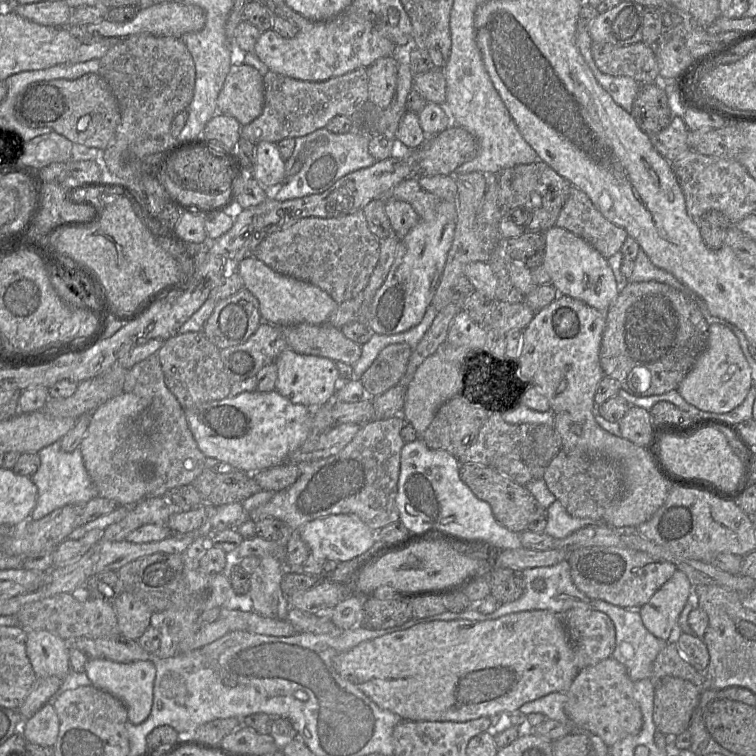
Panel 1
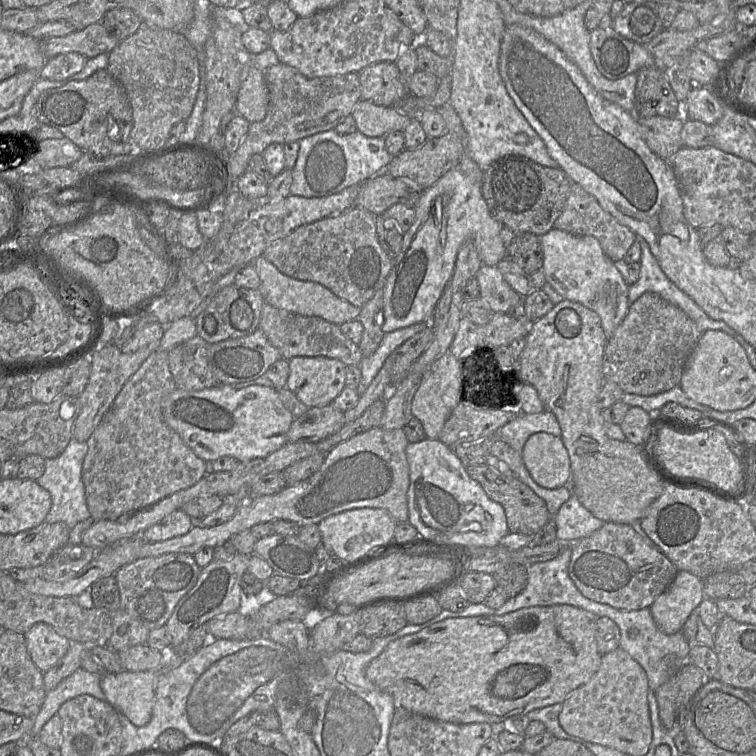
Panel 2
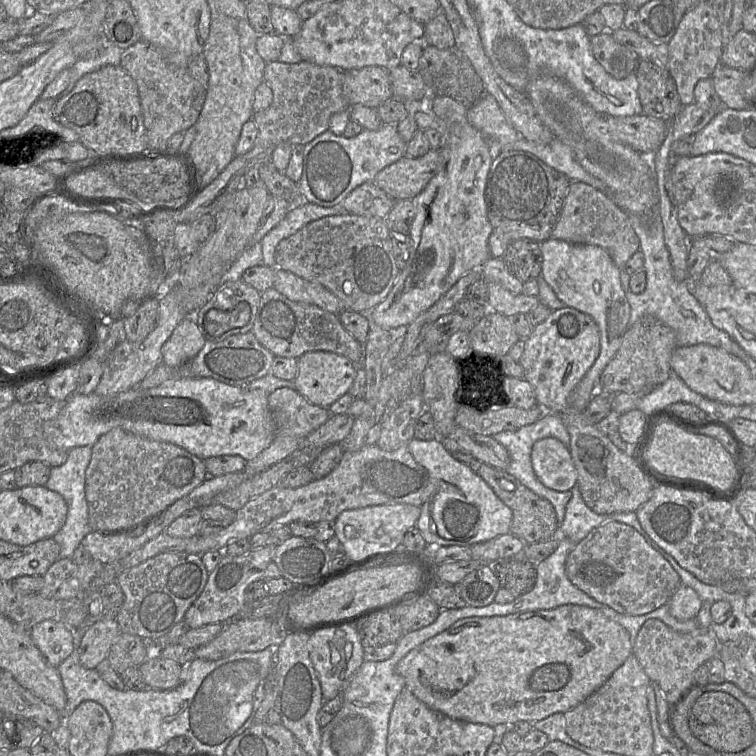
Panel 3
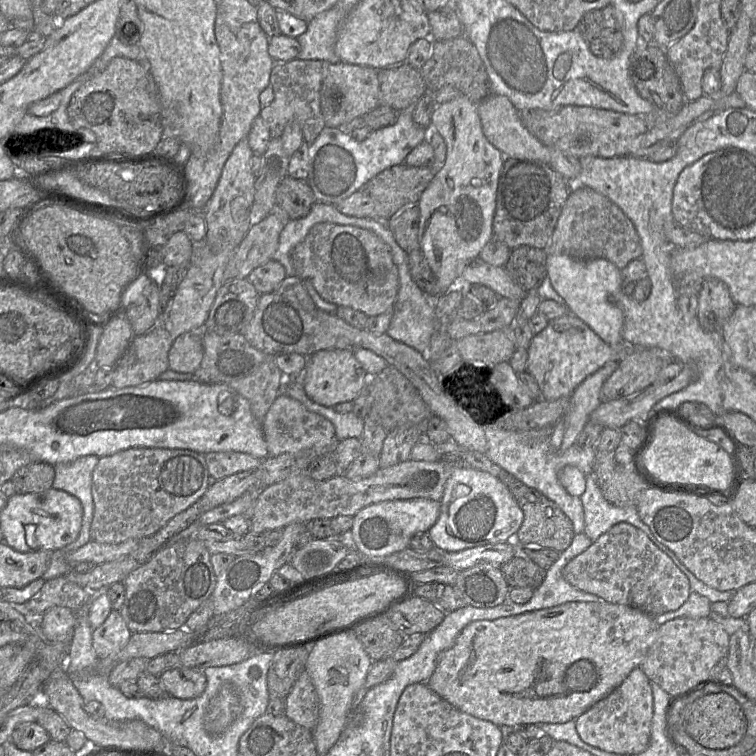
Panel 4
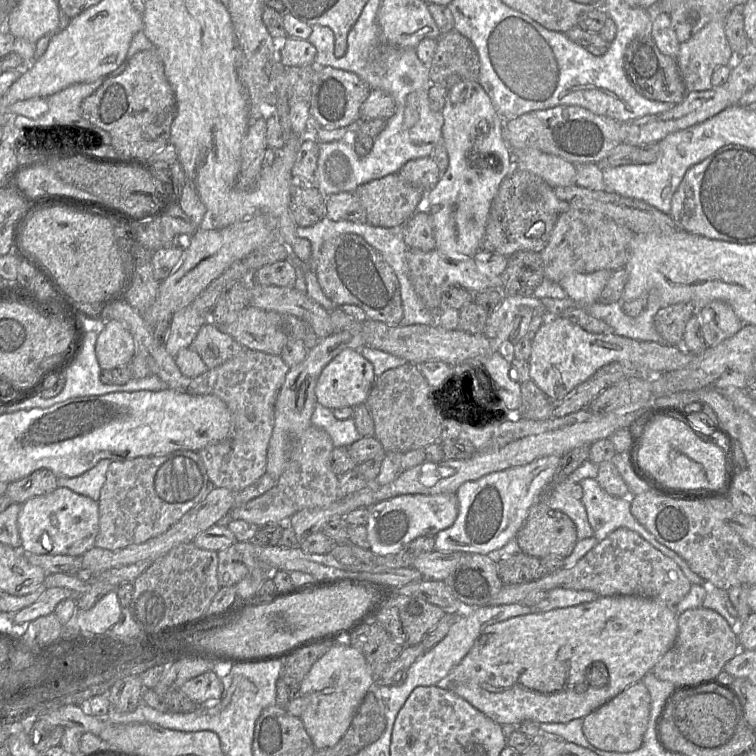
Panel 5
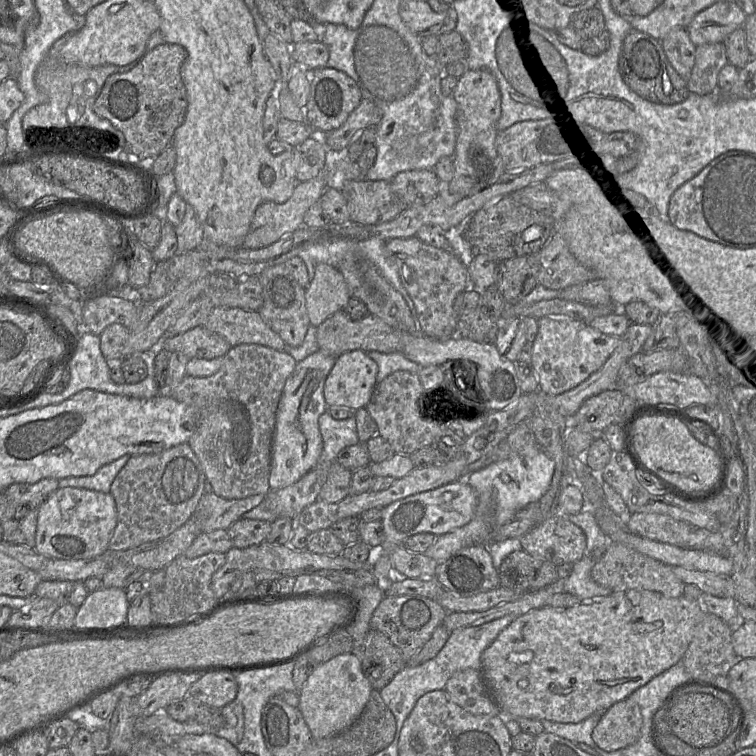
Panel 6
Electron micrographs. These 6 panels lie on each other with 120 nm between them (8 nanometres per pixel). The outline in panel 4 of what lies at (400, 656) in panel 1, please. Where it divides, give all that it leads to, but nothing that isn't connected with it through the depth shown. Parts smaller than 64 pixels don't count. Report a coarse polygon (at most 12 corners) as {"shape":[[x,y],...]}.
{"shape":[[605,600],[473,621],[427,685],[516,729],[640,667],[653,616]]}

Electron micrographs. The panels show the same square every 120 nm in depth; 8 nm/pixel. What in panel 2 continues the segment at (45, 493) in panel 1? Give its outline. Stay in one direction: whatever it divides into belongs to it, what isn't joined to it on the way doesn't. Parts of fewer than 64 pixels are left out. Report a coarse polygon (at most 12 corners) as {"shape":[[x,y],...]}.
{"shape":[[72,438],[36,480],[51,496],[44,522],[72,529],[91,516],[86,442]]}

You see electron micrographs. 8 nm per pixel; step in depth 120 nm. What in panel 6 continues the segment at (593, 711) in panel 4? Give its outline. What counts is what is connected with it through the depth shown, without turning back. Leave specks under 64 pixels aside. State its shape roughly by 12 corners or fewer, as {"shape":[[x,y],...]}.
{"shape":[[626,698],[603,712],[592,732],[611,752],[635,743],[643,717]]}

